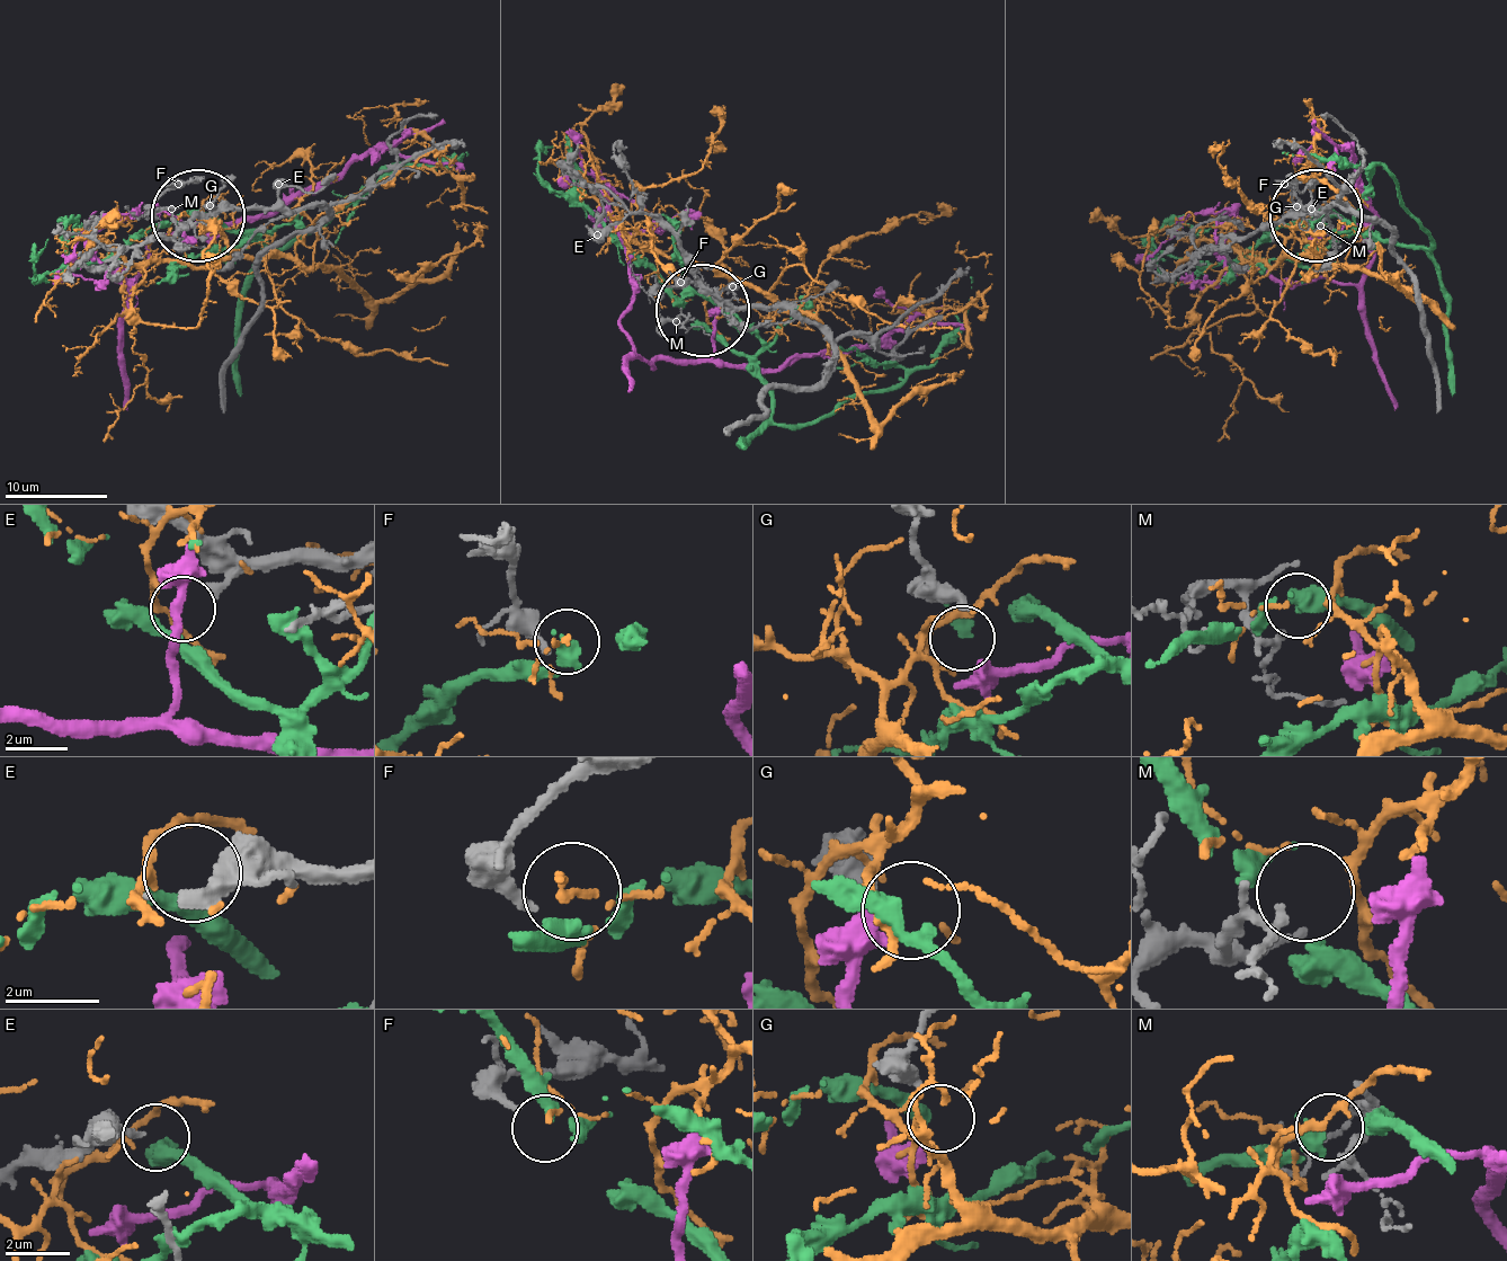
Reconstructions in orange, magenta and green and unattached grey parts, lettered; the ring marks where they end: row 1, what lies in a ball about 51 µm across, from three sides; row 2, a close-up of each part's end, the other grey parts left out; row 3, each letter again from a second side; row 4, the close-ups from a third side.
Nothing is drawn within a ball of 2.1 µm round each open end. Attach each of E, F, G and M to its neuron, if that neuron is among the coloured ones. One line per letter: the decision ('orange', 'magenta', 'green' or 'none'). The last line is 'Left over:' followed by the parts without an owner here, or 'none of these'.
E: none
F: green
G: none
M: orange
Left over: E, G

